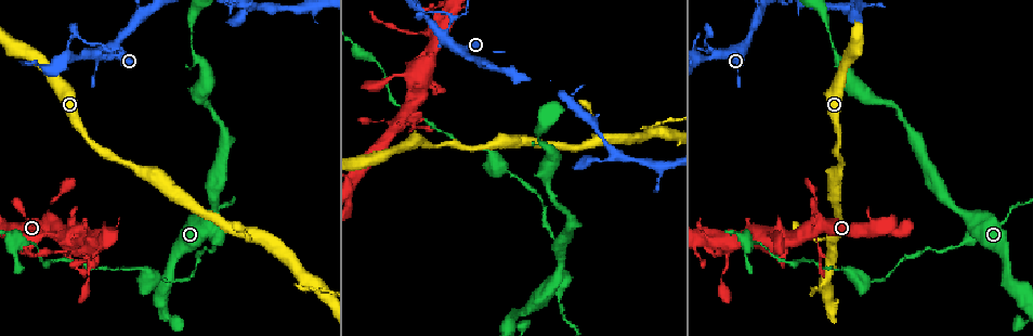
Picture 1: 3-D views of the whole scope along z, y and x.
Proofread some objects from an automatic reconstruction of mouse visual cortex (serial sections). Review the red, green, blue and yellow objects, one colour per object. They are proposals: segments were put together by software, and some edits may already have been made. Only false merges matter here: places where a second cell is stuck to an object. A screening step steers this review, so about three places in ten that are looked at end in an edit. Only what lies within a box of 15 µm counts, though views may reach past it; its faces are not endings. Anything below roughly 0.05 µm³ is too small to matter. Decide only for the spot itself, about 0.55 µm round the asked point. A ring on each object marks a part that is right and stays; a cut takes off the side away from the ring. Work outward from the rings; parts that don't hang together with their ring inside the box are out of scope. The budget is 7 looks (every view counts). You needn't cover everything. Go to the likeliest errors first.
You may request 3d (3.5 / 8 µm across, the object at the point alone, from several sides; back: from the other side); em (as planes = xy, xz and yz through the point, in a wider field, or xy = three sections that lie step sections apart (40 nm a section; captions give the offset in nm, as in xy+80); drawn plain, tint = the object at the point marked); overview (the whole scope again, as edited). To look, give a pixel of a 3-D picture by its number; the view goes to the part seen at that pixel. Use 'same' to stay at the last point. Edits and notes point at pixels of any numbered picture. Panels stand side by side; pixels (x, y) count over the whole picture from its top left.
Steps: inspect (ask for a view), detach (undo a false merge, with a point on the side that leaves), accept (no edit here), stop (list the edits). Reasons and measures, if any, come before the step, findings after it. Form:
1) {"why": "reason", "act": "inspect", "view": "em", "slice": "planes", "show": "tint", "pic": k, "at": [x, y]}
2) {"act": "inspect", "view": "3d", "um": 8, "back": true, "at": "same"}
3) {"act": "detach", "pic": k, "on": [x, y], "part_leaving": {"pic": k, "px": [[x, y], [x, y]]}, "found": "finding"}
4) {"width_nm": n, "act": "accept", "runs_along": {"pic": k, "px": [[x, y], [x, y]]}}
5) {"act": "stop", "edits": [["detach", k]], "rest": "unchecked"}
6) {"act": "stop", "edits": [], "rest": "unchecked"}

{"why": "sharp bend", "act": "inspect", "view": "3d", "um": 8, "pic": 1, "at": [451, 15]}

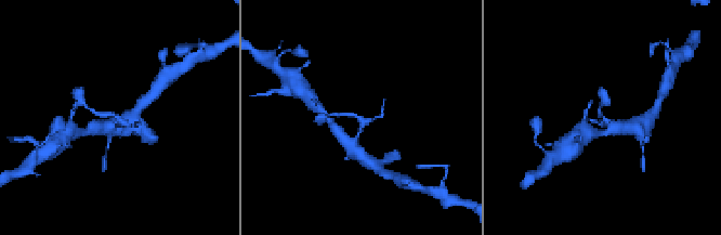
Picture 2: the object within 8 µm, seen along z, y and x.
{"act": "inspect", "view": "em", "slice": "planes", "show": "tint", "pic": 2, "at": [359, 120]}

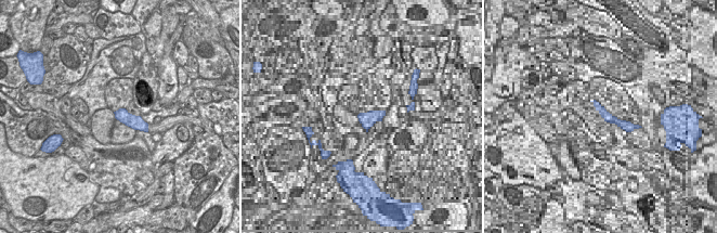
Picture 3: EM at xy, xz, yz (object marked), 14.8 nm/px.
{"act": "detach", "pic": 2, "on": [603, 125], "part_leaving": {"pic": 2, "px": [[361, 131], [361, 119], [336, 115]]}, "found": "two cells meet here"}

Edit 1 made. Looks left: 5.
{"why": "redraw", "act": "inspect", "view": "overview"}

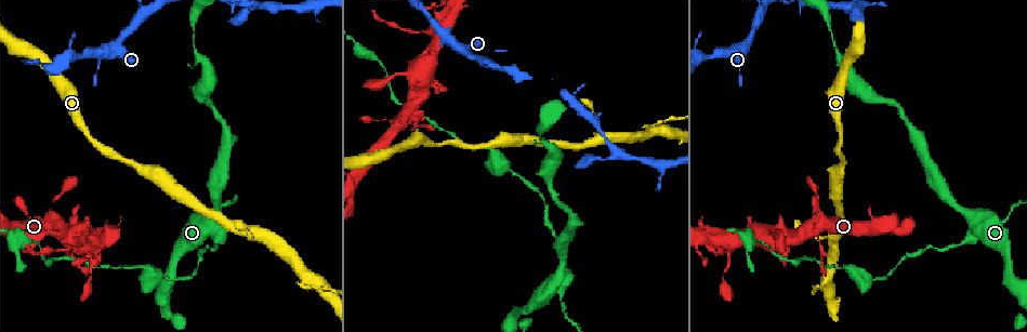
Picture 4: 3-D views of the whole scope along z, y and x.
{"why": "narrows sharply", "act": "inspect", "view": "3d", "um": 3.5, "pic": 4, "at": [416, 31]}

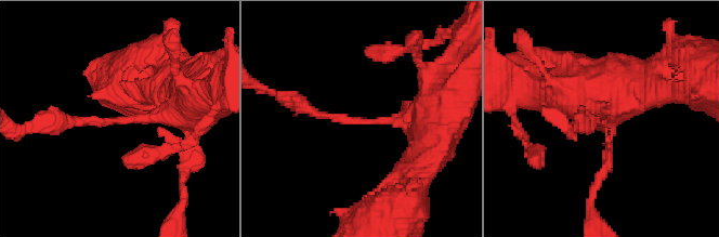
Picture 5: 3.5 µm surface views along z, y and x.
{"arm_widths_nm": [150, 250], "why": "need the tissue", "act": "inspect", "view": "em", "slice": "xy", "step": 5, "show": "plain", "pic": 5, "at": [366, 122]}

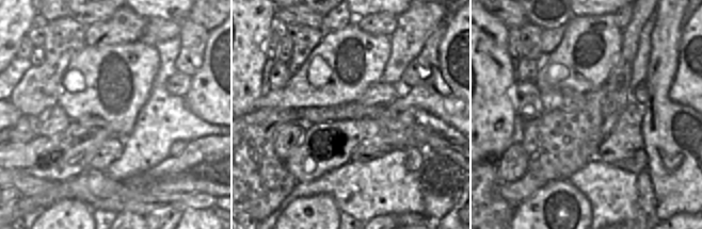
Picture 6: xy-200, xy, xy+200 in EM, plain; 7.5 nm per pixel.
{"why": "where the object lies", "act": "inspect", "view": "em", "slice": "xy", "step": 5, "show": "tint", "at": "same"}

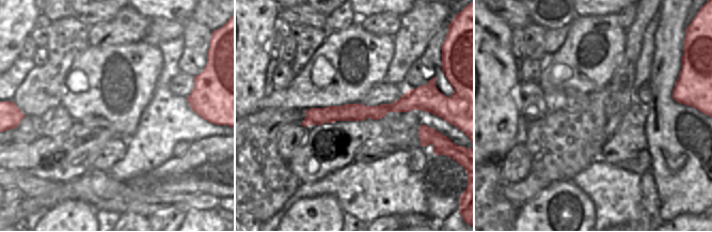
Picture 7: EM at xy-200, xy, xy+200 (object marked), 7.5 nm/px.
{"act": "accept", "runs_along": {"pic": 5, "px": [[430, 131], [406, 118], [340, 120], [300, 104]]}, "found": "one cell here"}

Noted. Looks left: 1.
{"act": "stop", "edits": [["detach", 2]], "rest": "unchecked"}

